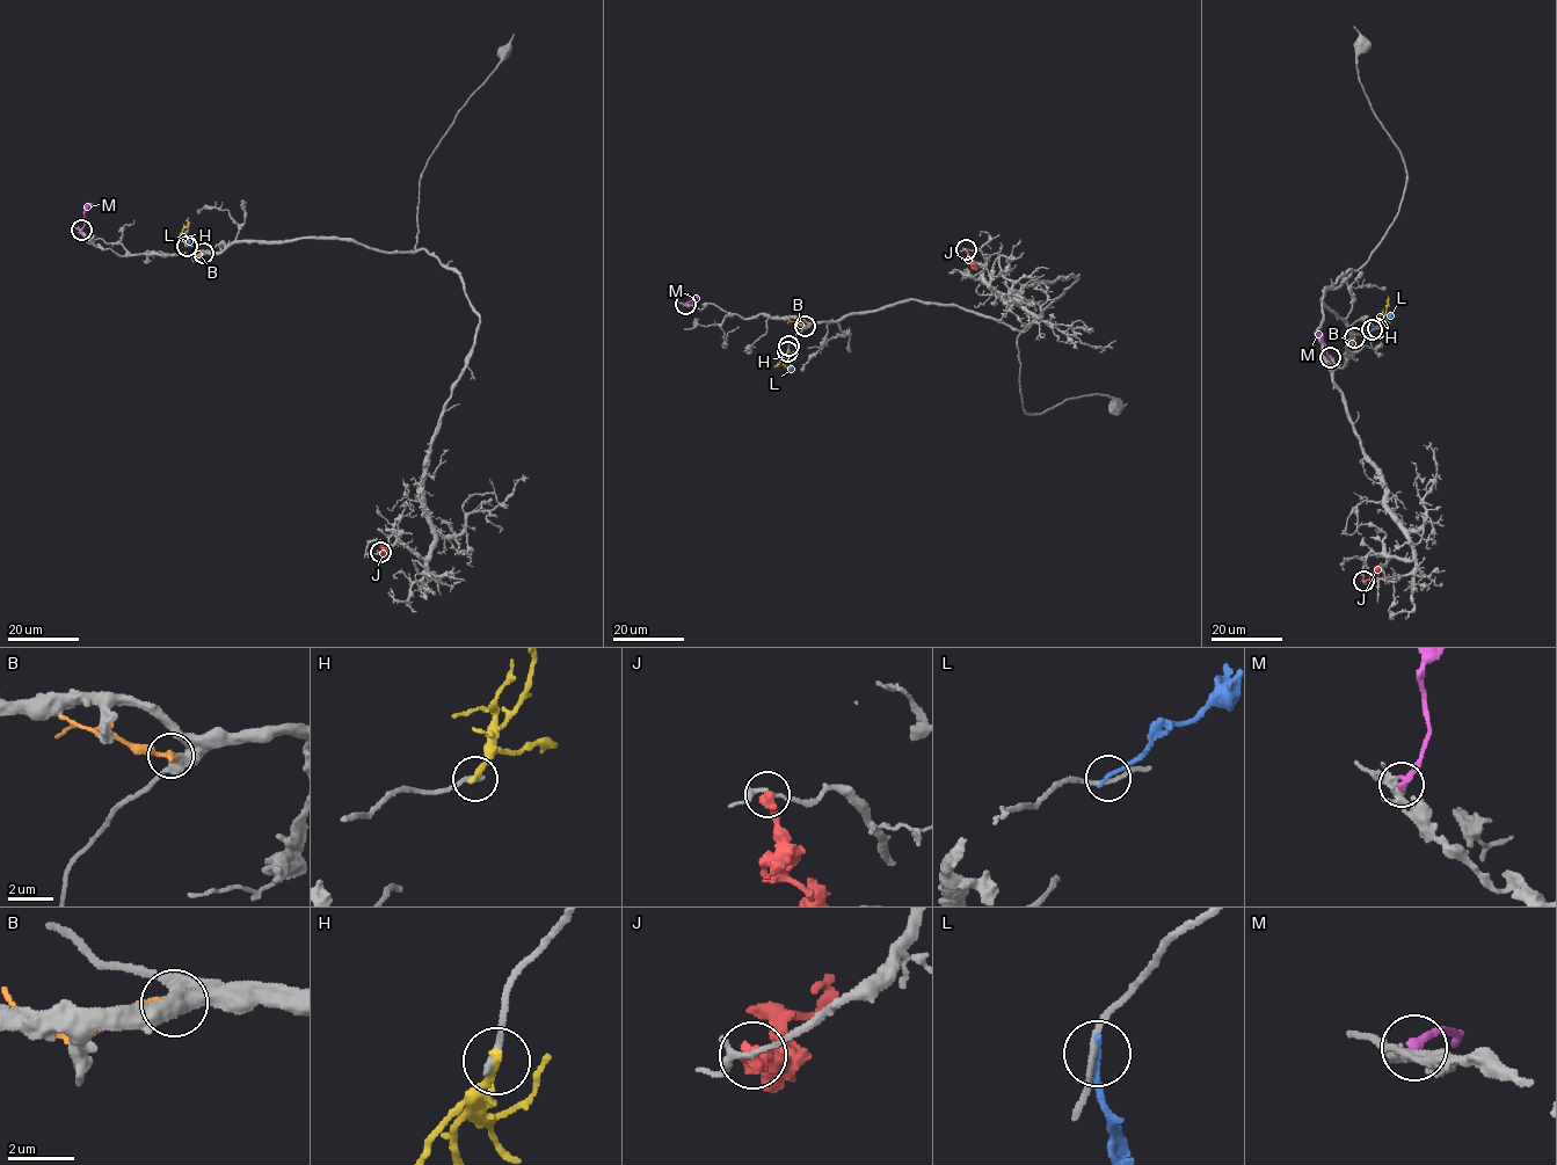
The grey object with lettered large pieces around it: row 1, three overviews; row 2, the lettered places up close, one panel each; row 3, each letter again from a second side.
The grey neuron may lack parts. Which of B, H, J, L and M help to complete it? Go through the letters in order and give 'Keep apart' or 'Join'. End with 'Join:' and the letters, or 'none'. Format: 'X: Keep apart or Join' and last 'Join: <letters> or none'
B: Keep apart
H: Keep apart
J: Keep apart
L: Keep apart
M: Join
Join: M

